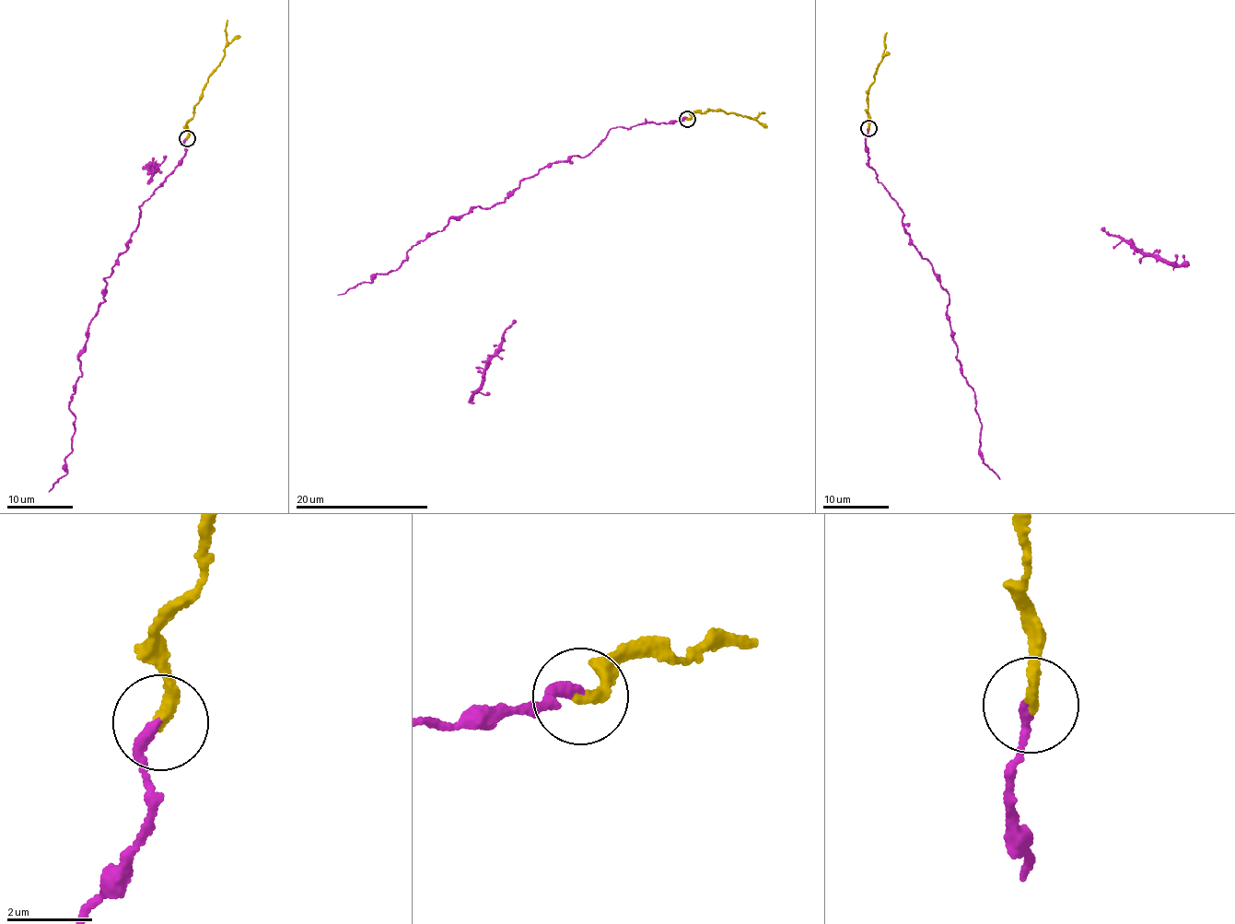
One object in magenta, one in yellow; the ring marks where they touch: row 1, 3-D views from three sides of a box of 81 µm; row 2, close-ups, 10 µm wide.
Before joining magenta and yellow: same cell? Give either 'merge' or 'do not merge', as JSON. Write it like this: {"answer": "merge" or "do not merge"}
{"answer": "merge"}

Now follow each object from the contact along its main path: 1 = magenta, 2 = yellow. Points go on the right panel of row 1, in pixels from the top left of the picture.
1: (867, 129), (867, 159), (878, 181), (949, 295), (947, 320), (961, 376), (974, 391), (983, 461), (1000, 479)
2: (868, 129), (867, 97), (879, 64), (887, 32)

